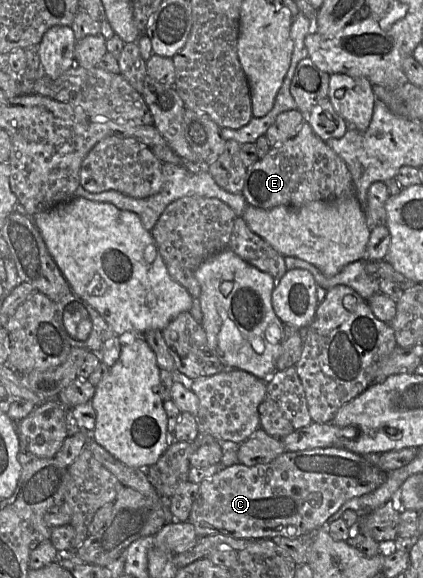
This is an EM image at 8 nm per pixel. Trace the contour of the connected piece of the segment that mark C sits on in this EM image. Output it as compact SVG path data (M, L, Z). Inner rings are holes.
M344 448L287 451L267 464L245 466L236 463L203 480L199 483L200 493L193 503L188 522L200 537L227 535L257 541L313 536L316 531L326 527L345 502L372 493L384 482L386 476L386 472L367 461L364 456Z

